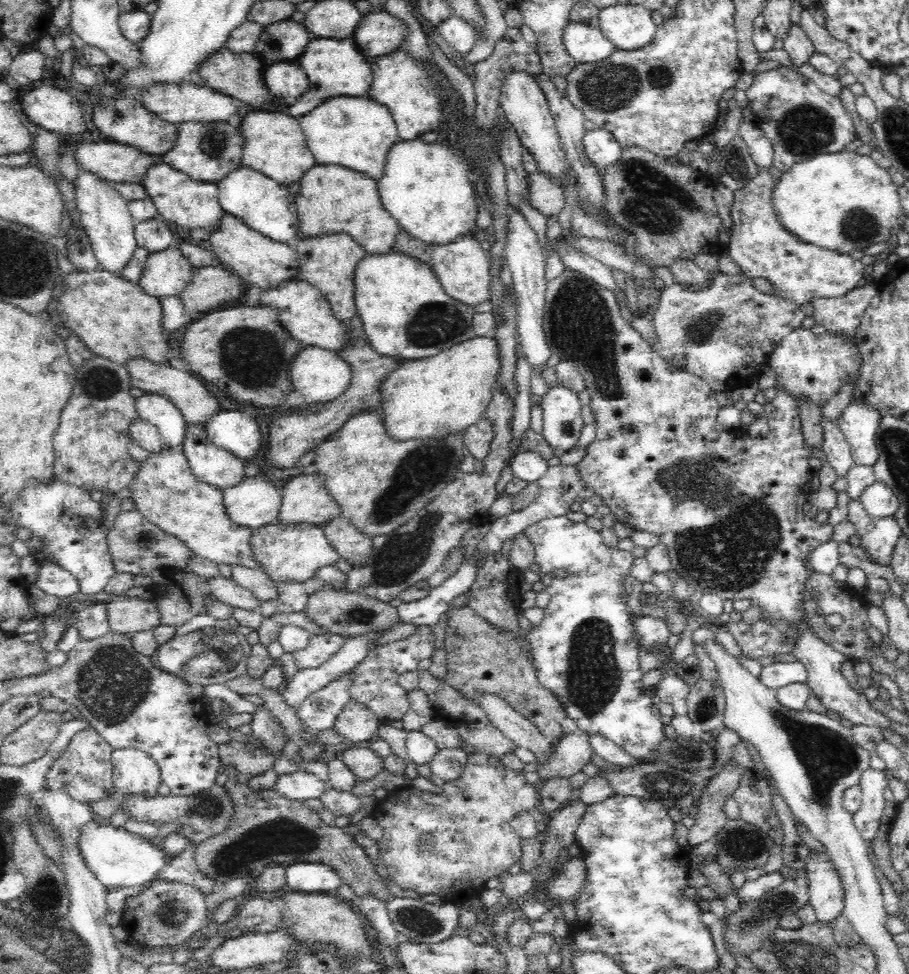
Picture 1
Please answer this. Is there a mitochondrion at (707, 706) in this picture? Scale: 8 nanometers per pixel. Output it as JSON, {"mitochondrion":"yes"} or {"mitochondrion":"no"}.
{"mitochondrion":"yes"}

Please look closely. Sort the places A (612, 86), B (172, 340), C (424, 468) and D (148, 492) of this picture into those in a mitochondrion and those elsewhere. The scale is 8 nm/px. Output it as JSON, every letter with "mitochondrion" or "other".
{"A":"mitochondrion","B":"other","C":"mitochondrion","D":"other"}

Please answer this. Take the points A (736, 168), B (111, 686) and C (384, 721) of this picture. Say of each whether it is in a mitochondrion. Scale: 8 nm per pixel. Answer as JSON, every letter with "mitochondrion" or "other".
{"A":"mitochondrion","B":"mitochondrion","C":"other"}

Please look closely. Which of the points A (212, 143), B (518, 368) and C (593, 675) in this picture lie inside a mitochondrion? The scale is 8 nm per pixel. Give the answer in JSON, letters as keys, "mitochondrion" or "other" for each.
{"A":"mitochondrion","B":"other","C":"mitochondrion"}

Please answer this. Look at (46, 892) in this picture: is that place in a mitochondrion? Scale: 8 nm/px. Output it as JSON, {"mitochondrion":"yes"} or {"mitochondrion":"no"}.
{"mitochondrion":"yes"}

